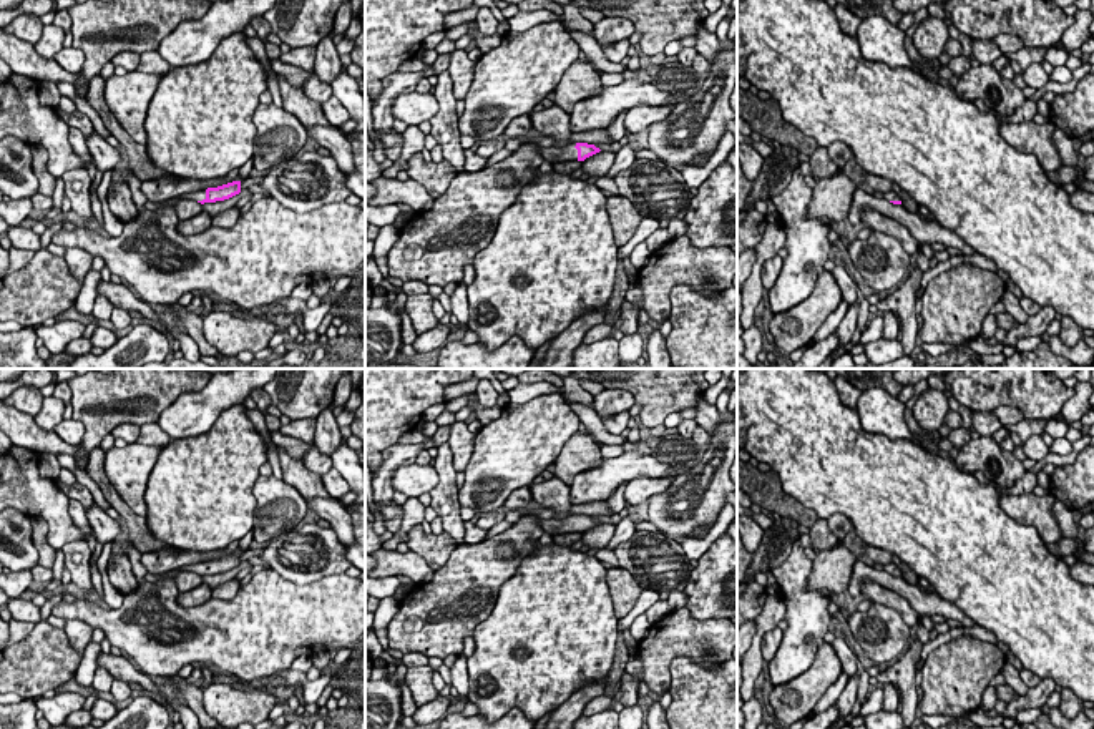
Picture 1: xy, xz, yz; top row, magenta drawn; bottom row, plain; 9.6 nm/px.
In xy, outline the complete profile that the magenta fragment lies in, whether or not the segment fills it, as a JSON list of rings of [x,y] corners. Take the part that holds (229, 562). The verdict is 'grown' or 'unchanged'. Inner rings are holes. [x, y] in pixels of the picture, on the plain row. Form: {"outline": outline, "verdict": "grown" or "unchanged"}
{"outline": [[[232,553],[217,560],[208,560],[208,561],[181,566],[179,573],[193,571],[204,576],[204,575],[224,573],[239,565],[241,565],[241,553]]], "verdict": "grown"}

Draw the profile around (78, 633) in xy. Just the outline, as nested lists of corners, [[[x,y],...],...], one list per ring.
[[[68,619],[63,631],[68,636],[70,644],[83,658],[85,648],[91,643],[93,629],[85,621]]]

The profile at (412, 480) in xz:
[[[405,465],[400,467],[393,478],[393,492],[400,492],[407,497],[420,497],[430,493],[438,485],[438,473],[432,465]]]

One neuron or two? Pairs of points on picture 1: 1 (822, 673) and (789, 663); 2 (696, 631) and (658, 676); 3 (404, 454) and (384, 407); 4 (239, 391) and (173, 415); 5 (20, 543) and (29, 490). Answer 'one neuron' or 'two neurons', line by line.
1: two neurons
2: one neuron
3: two neurons
4: one neuron
5: two neurons

